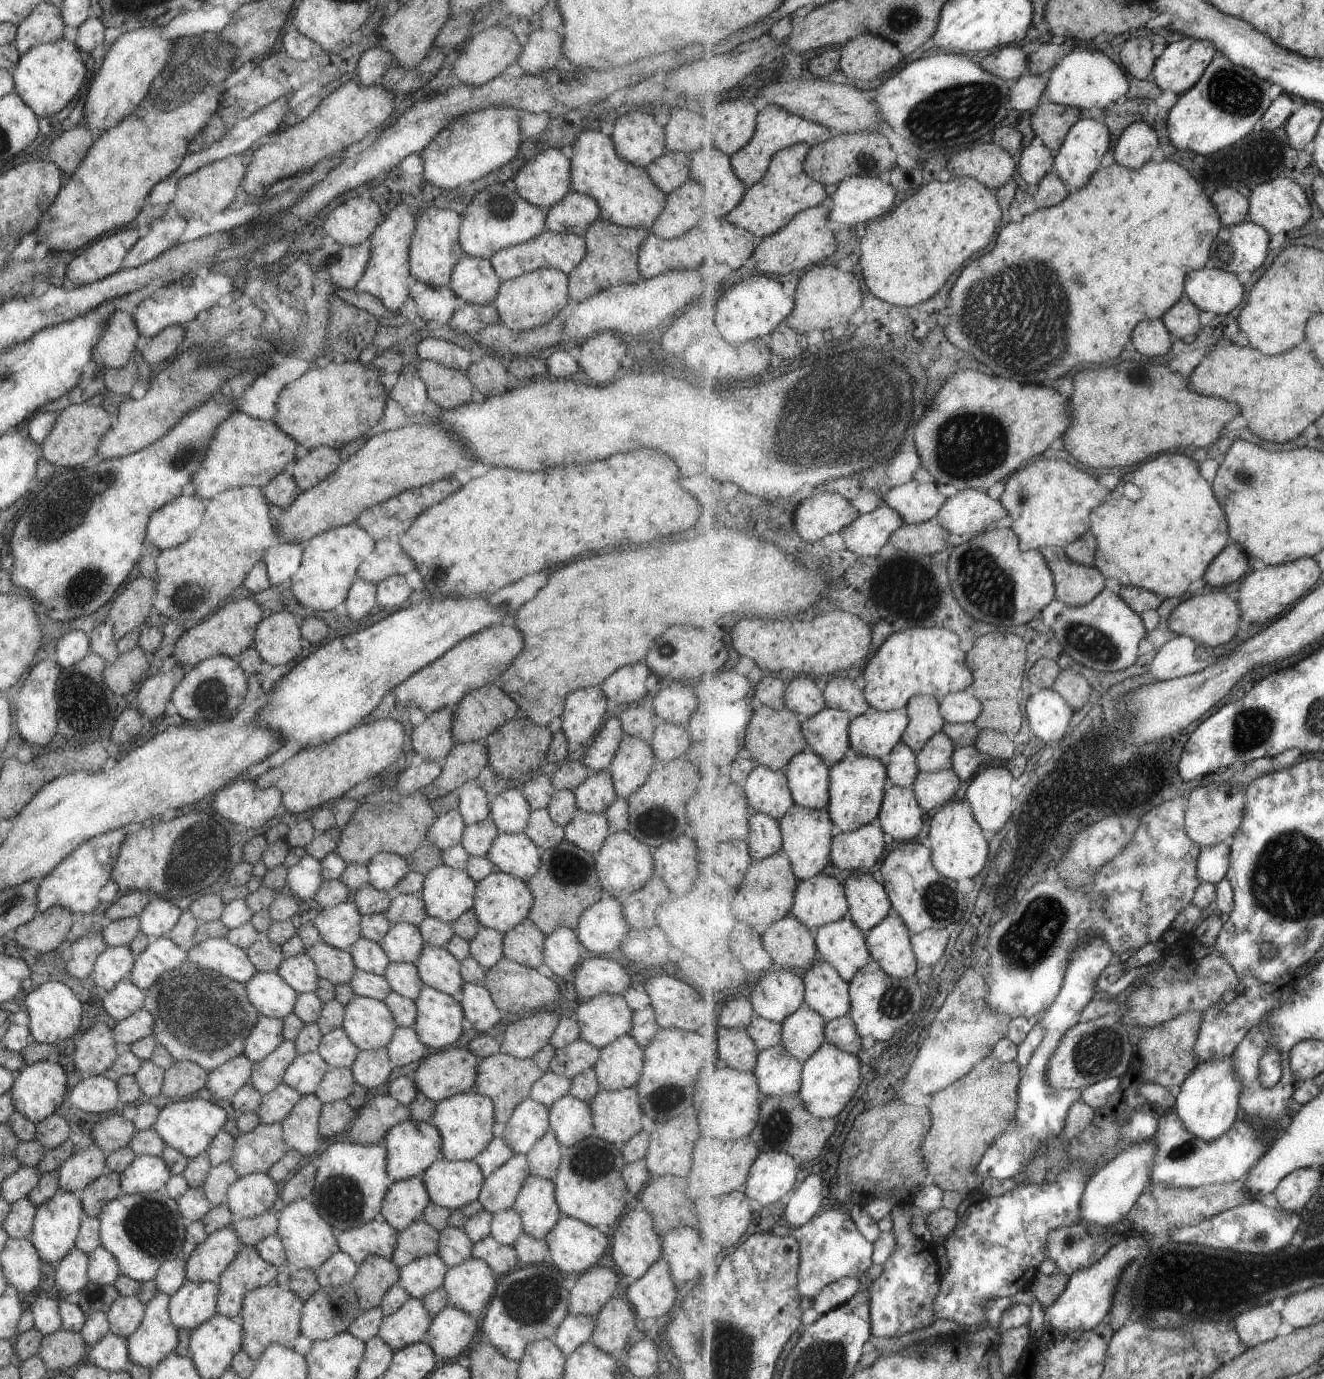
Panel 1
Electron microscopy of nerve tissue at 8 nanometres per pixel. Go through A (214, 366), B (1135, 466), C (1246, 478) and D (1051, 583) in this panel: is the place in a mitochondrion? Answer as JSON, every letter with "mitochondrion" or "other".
{"A":"mitochondrion","B":"other","C":"mitochondrion","D":"other"}

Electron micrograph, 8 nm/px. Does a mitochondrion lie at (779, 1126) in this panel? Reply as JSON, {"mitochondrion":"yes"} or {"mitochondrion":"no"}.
{"mitochondrion":"yes"}

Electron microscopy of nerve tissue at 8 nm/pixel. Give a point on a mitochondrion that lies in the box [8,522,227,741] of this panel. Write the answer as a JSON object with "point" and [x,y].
{"point":[78,692]}

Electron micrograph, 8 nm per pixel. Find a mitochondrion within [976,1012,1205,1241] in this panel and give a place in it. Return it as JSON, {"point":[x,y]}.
{"point":[1096,1053]}

